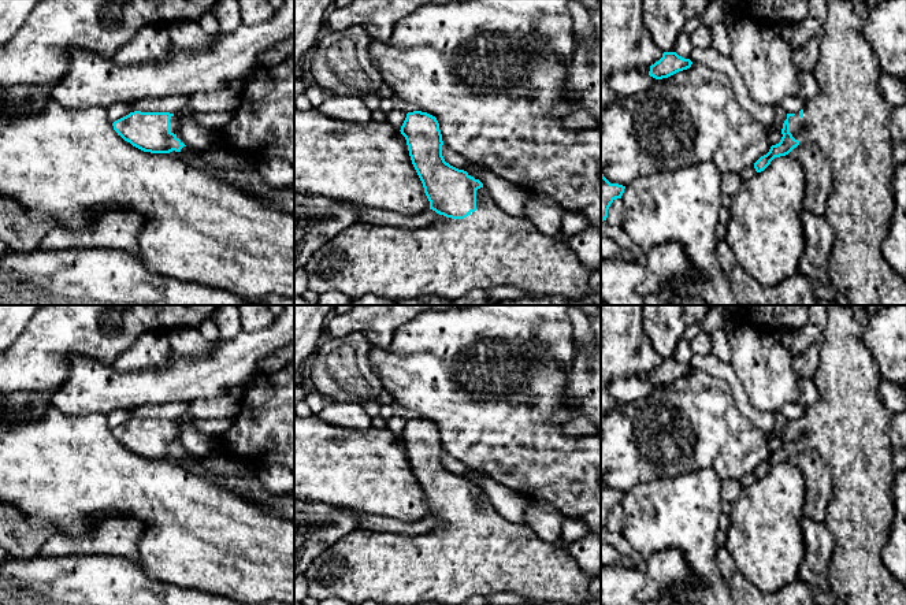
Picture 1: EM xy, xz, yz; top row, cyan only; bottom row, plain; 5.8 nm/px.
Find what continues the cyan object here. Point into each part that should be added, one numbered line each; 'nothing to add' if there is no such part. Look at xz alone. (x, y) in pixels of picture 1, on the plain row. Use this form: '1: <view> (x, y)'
1: xz (490, 555)

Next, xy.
1: xy (175, 426)

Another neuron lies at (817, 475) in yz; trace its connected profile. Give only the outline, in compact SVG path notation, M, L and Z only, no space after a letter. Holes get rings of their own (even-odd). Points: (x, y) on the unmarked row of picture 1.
M812 449L799 450L790 460L805 479L803 516L824 520L832 498L832 471L821 454Z

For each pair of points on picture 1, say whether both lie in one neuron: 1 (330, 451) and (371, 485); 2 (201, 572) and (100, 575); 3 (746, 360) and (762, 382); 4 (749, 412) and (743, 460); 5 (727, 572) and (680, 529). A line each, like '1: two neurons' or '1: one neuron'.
1: one neuron
2: two neurons
3: one neuron
4: two neurons
5: two neurons

